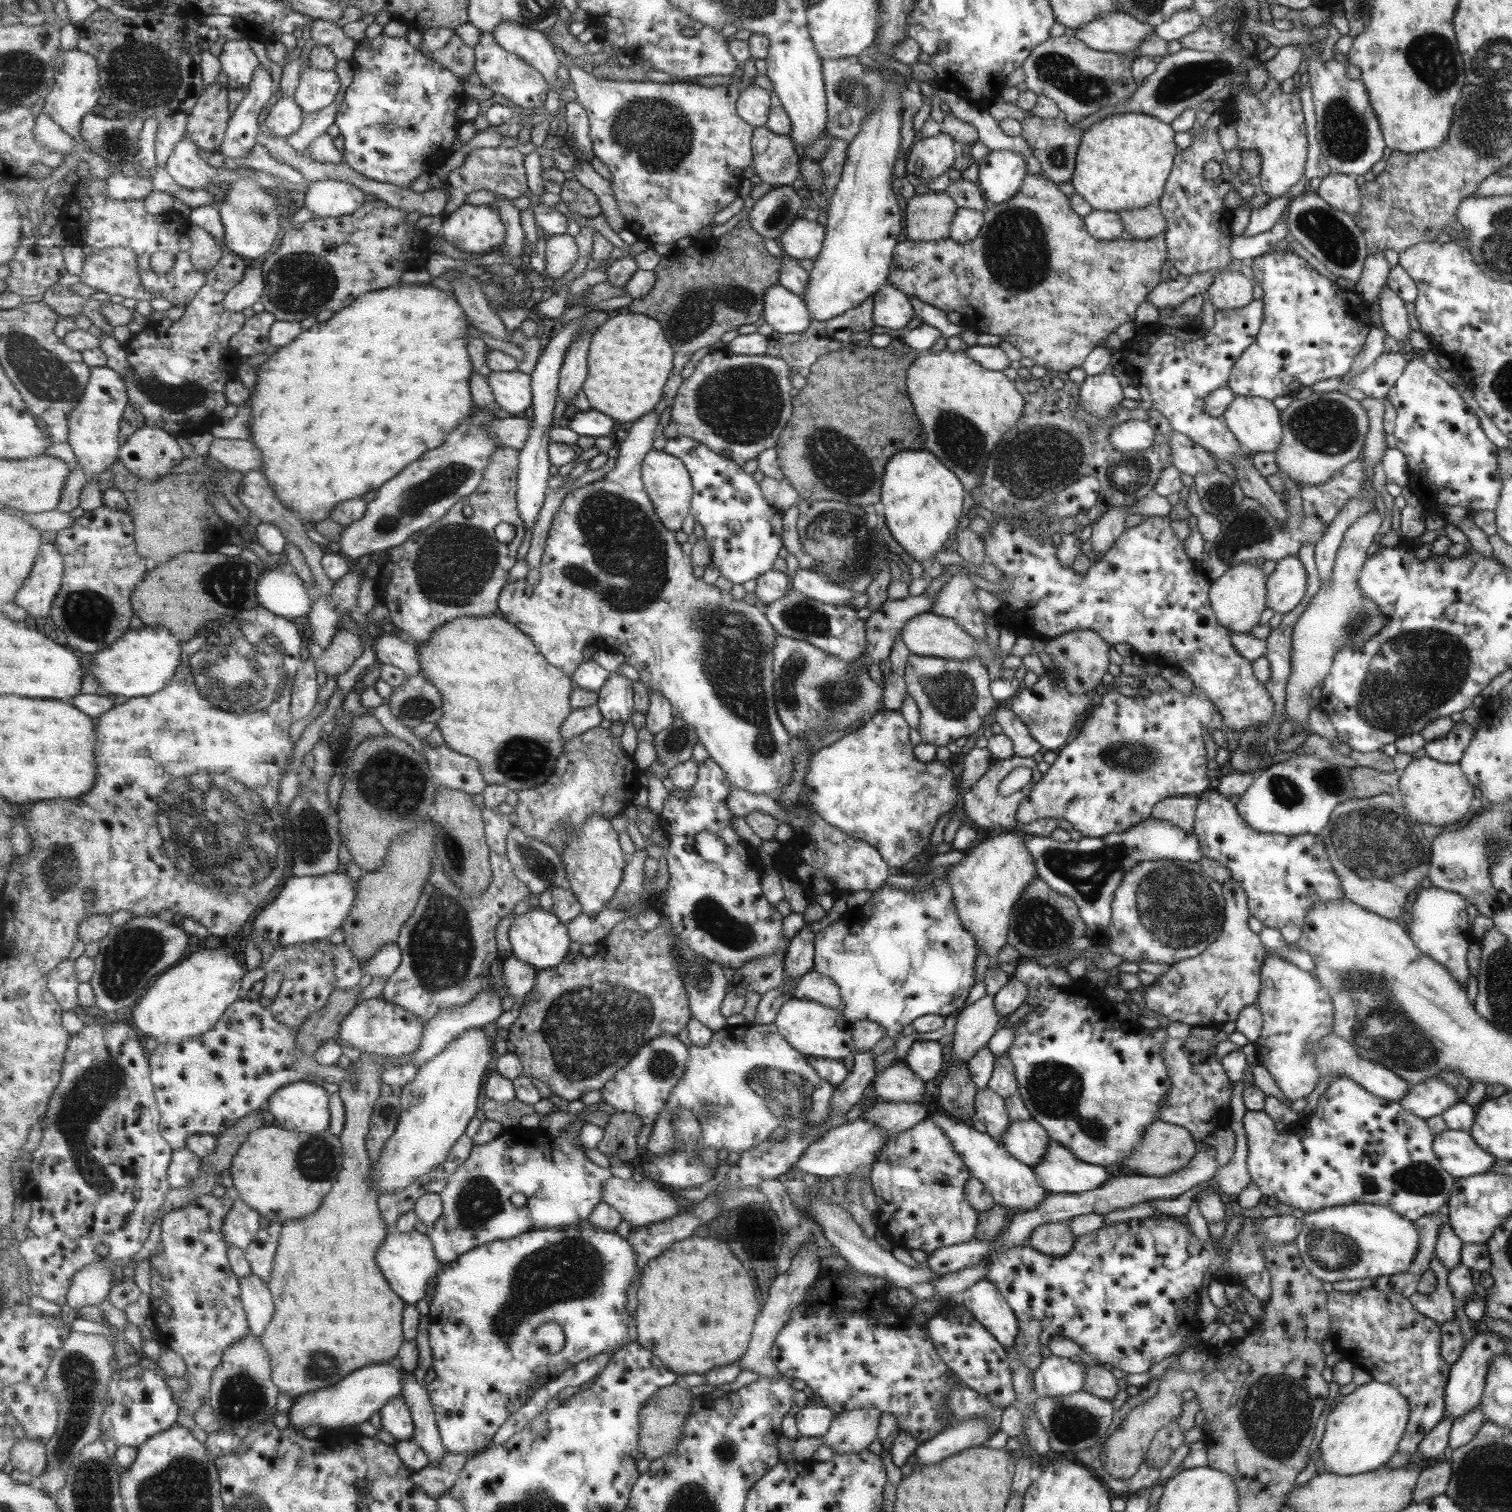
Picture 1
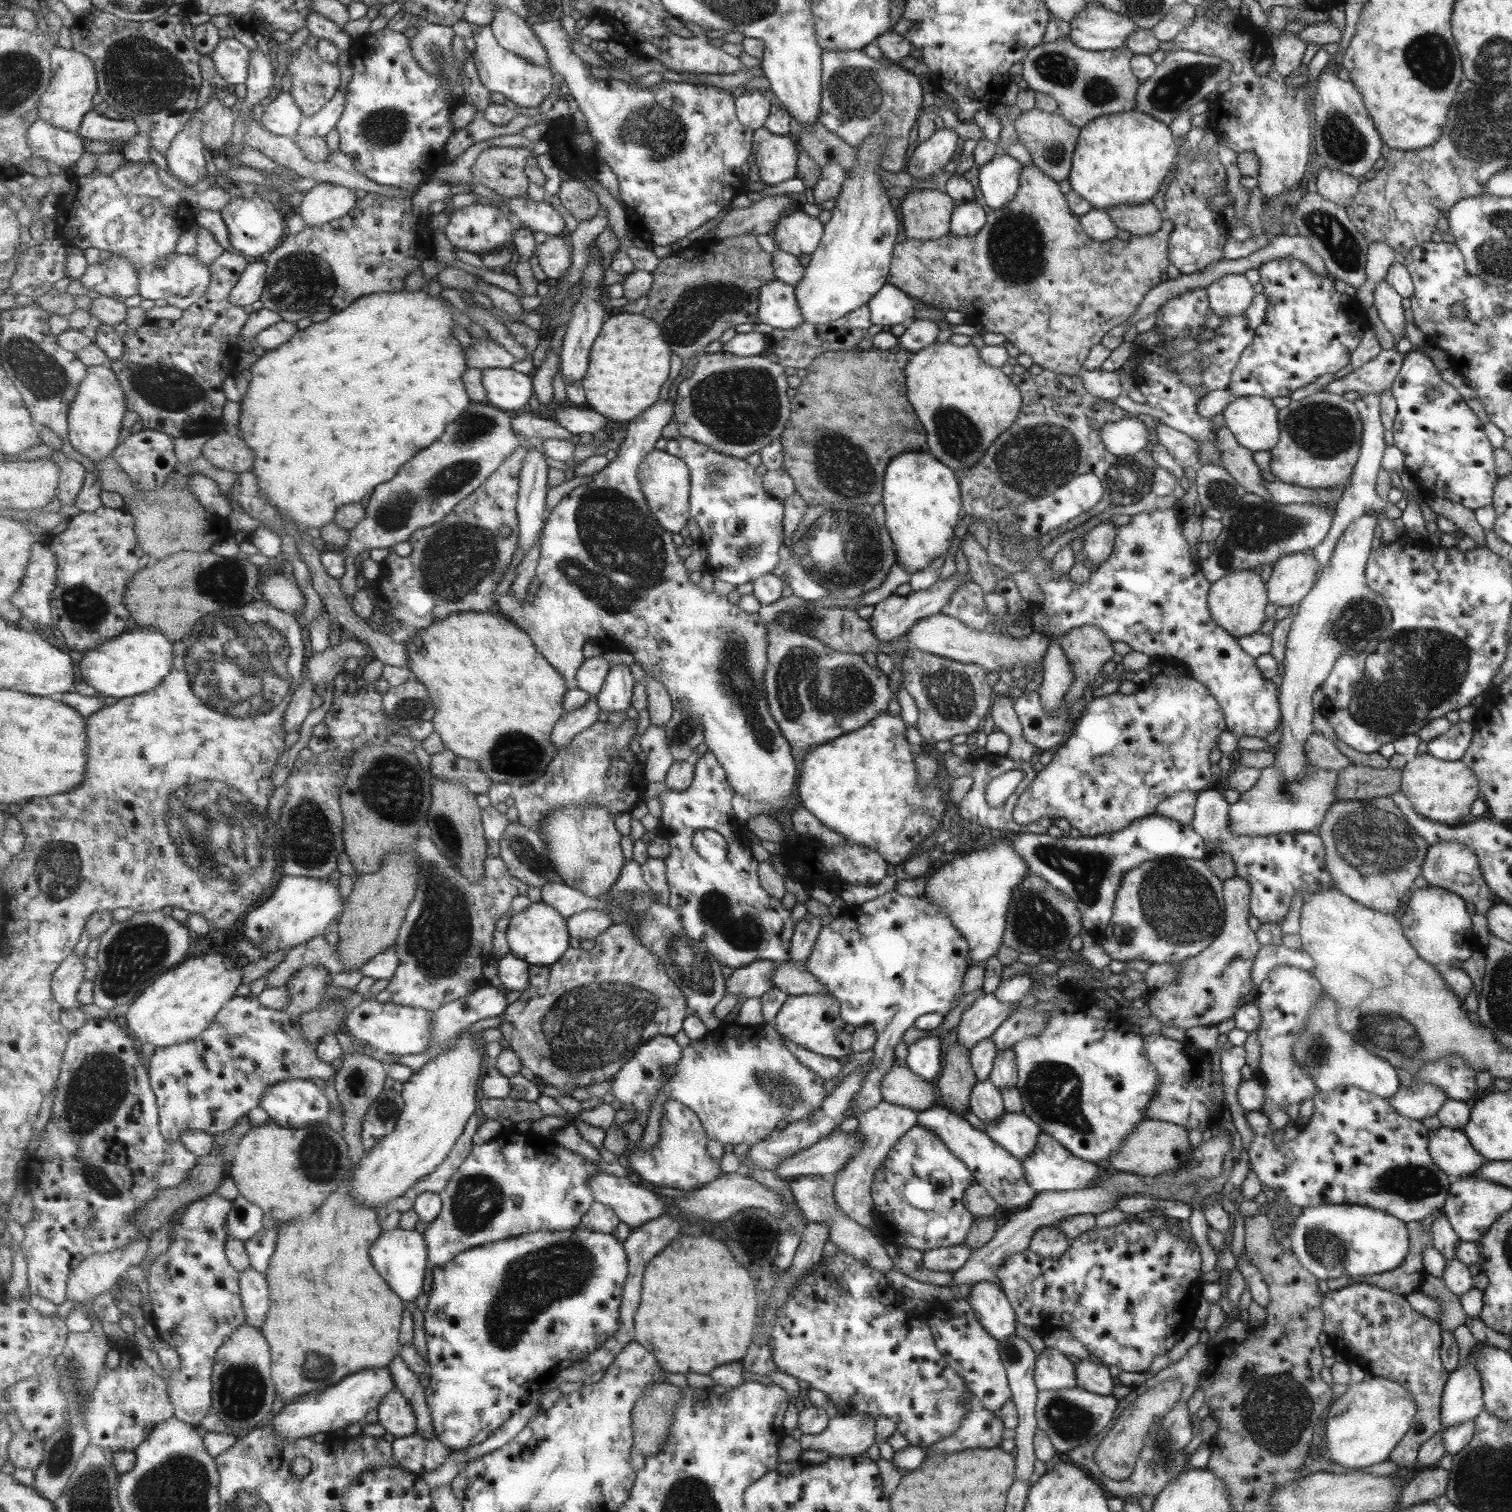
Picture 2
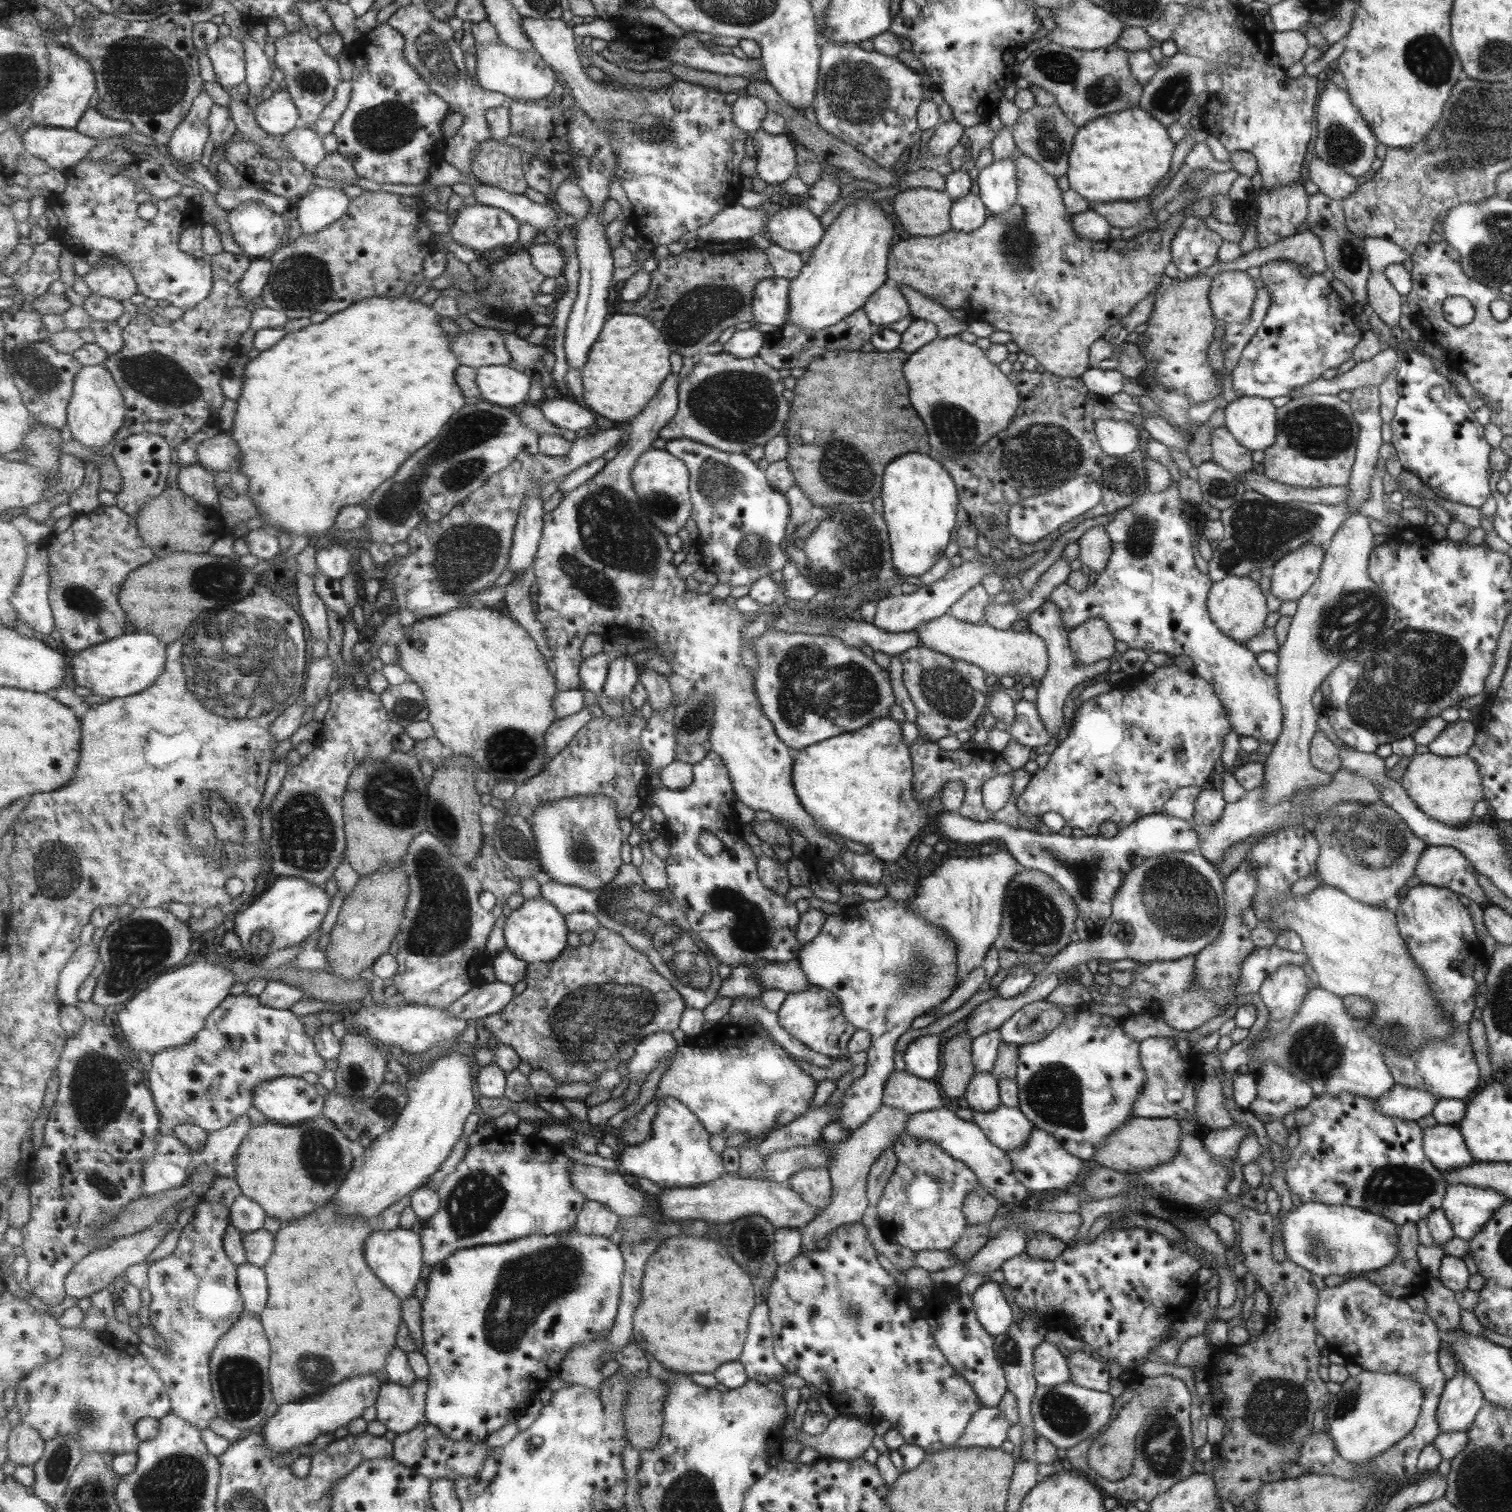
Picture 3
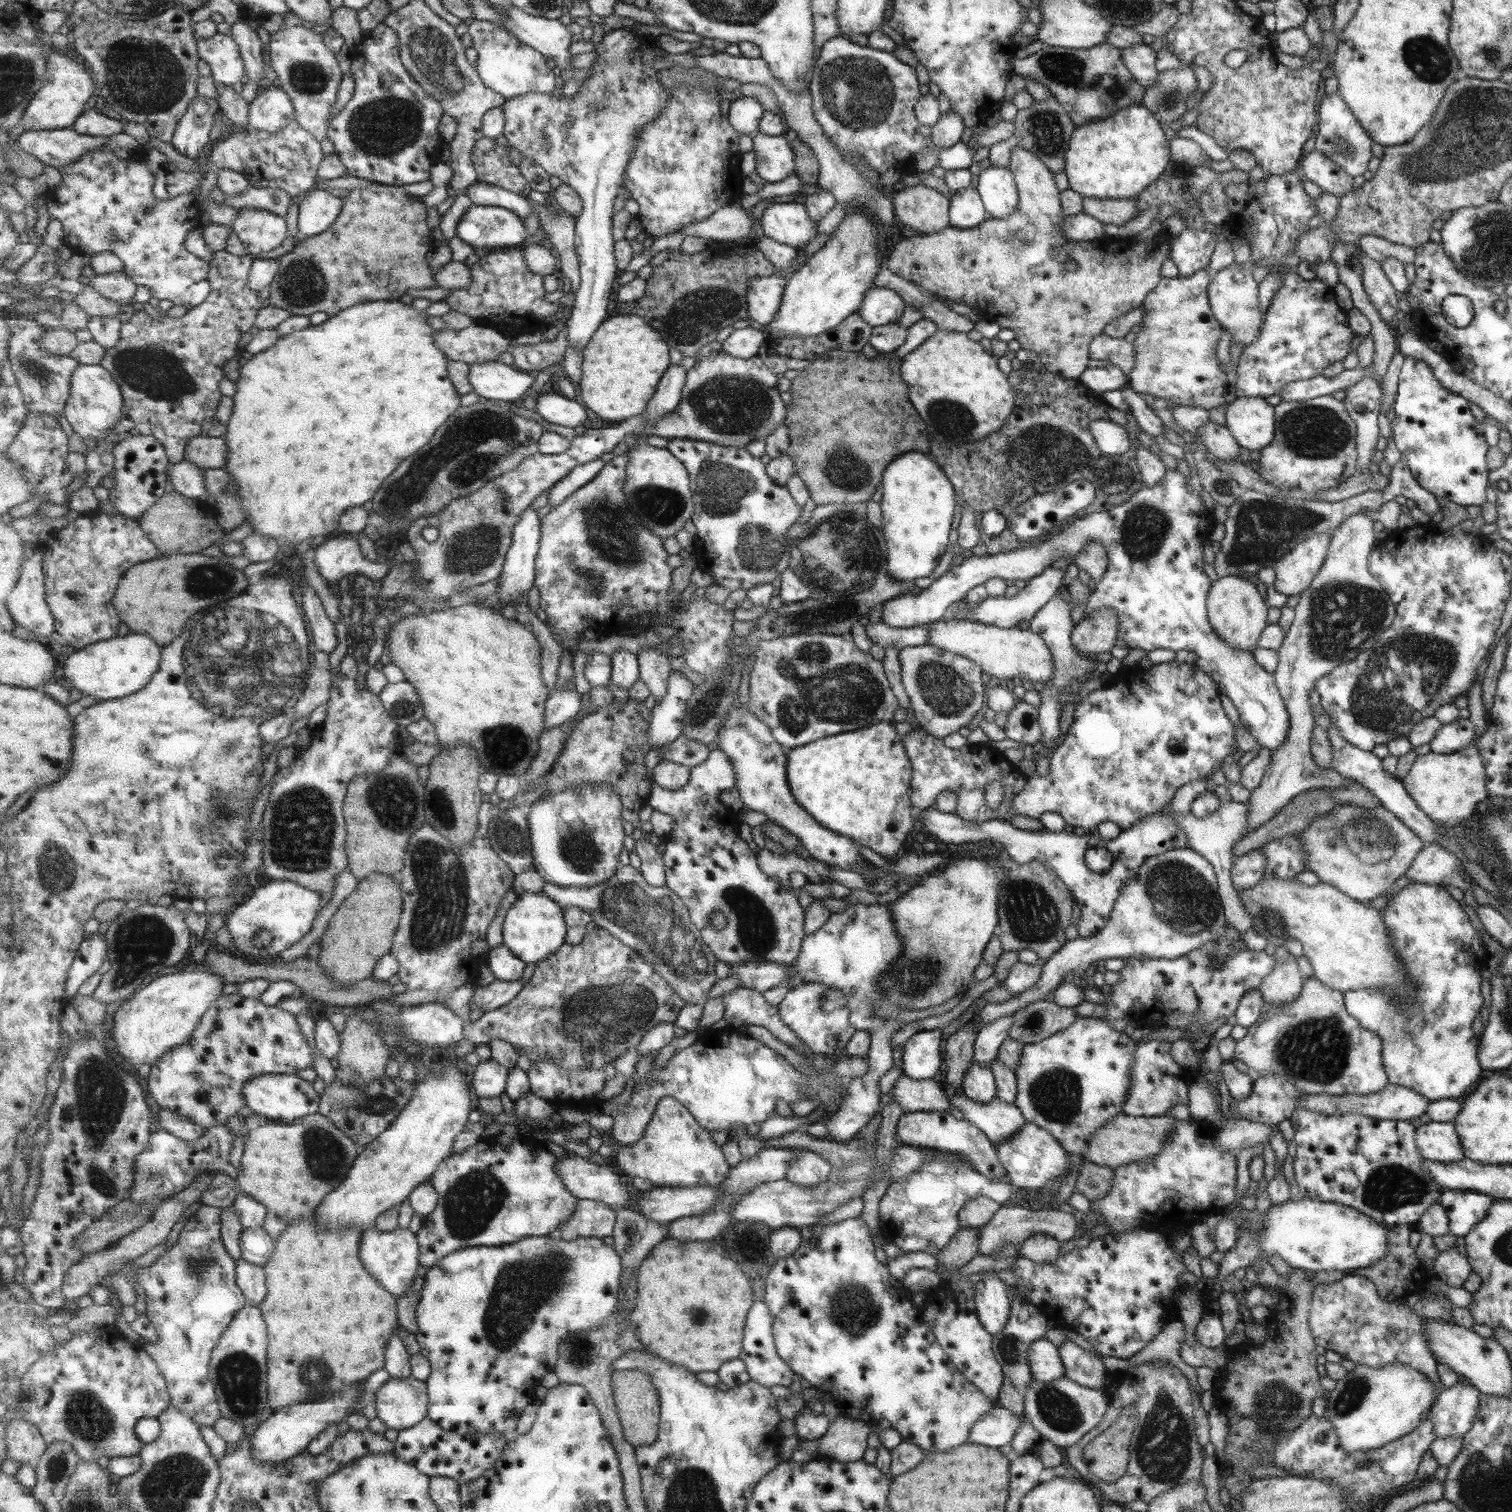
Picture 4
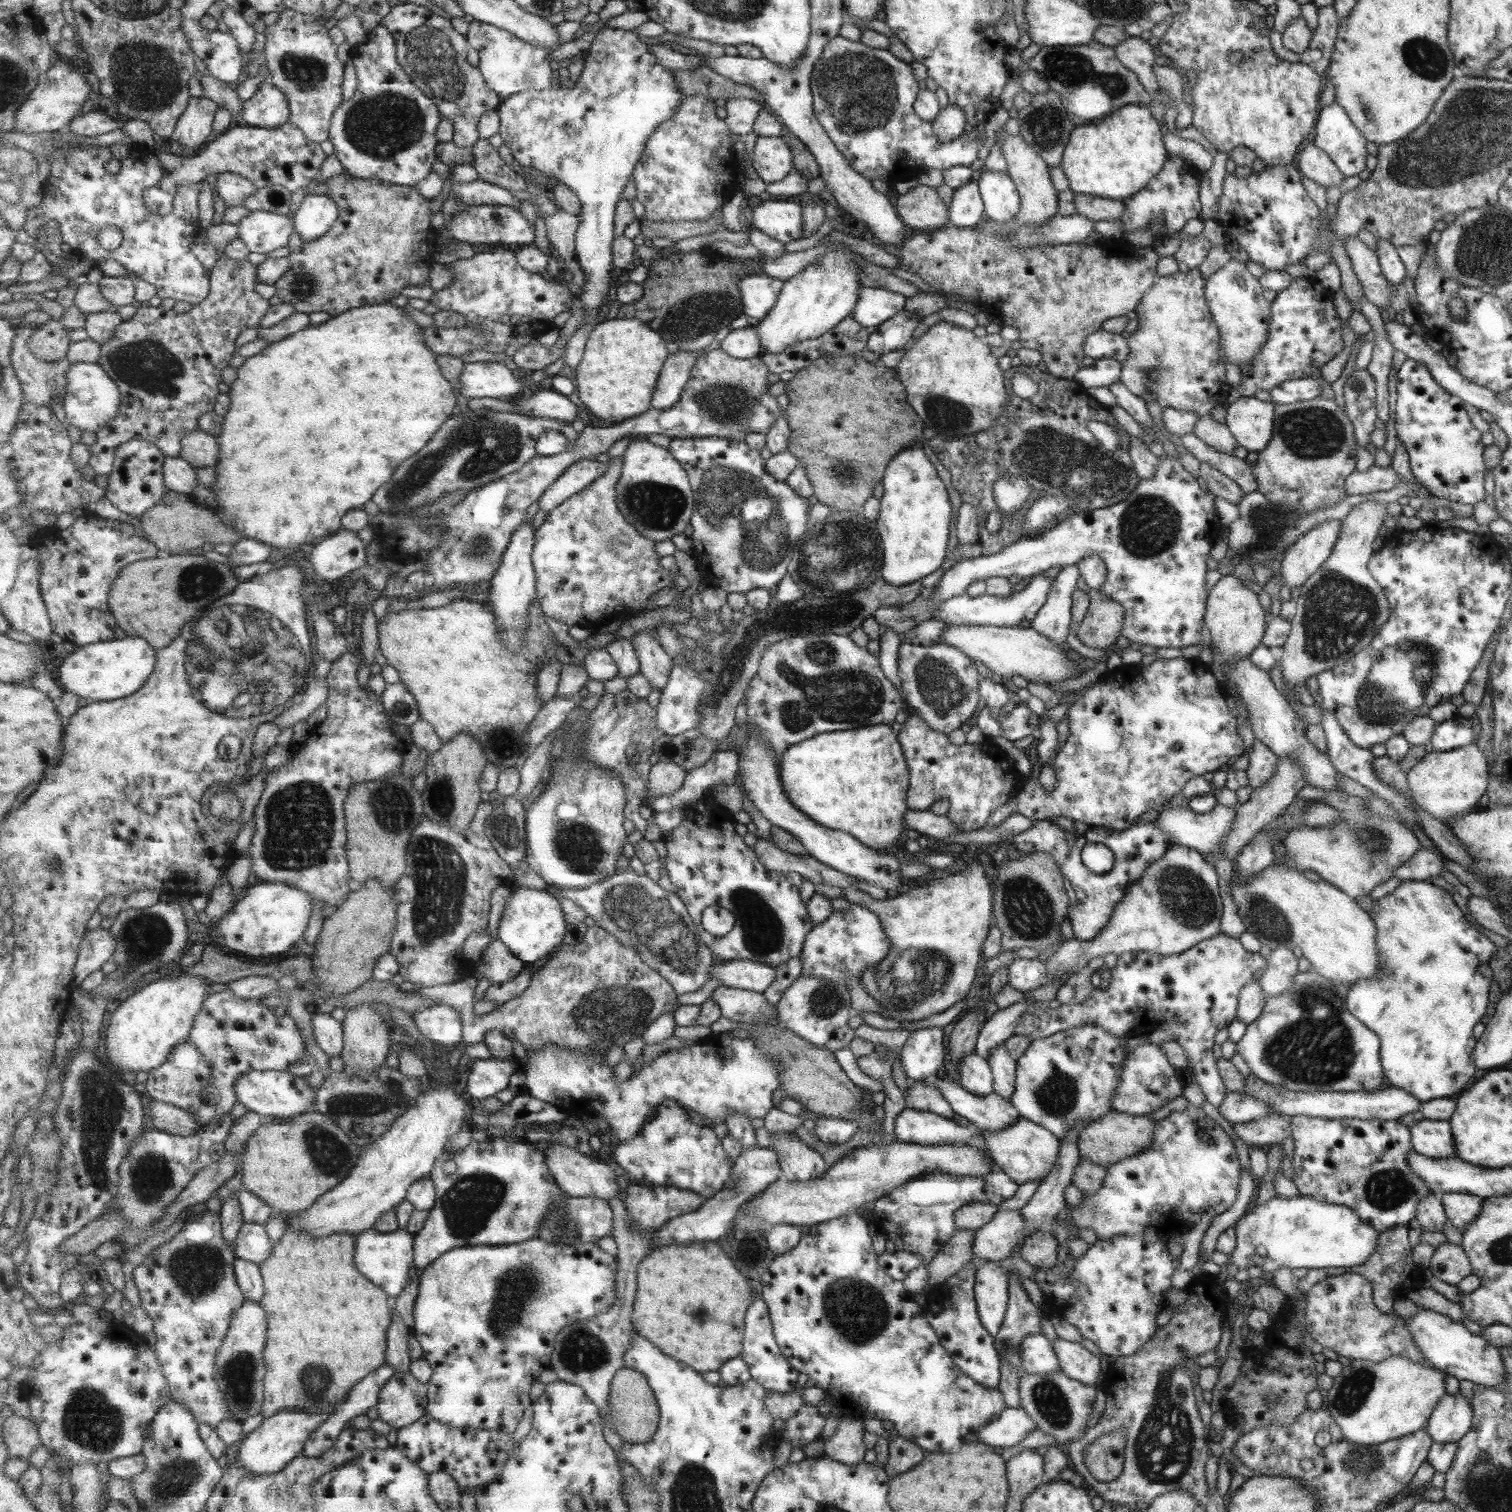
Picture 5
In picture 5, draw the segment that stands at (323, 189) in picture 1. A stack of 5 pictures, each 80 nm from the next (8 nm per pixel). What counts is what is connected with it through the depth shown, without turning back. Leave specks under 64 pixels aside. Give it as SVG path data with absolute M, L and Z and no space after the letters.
M307 194L293 215L296 232L303 242L318 240L337 222L339 211L328 194Z

